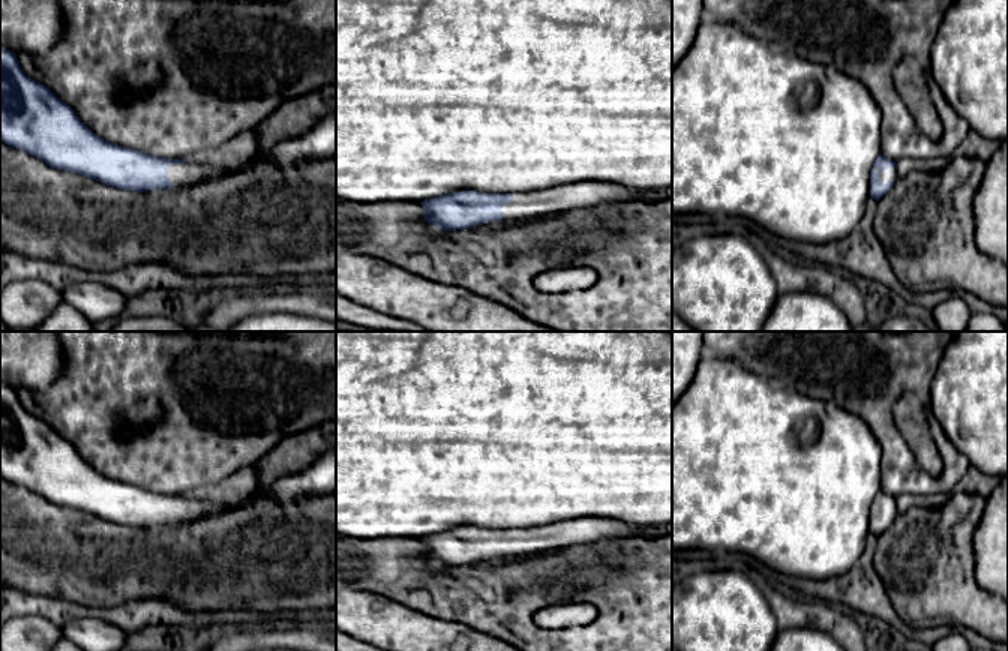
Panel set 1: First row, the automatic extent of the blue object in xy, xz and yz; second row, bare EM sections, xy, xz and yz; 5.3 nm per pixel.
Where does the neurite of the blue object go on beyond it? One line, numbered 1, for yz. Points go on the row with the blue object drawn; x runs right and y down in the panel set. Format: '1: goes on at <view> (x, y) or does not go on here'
1: goes on at yz (891, 173)

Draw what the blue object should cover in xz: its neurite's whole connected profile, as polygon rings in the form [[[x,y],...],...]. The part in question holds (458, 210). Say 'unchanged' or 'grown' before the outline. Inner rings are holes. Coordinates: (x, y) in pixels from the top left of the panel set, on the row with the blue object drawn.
grown; [[[579,182],[564,189],[528,194],[483,194],[462,190],[424,200],[424,220],[444,231],[456,231],[489,222],[522,220],[582,207],[640,200],[662,200],[662,189],[636,189],[612,182]]]

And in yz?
grown; [[[880,154],[870,171],[870,196],[879,201],[897,178],[897,164]]]

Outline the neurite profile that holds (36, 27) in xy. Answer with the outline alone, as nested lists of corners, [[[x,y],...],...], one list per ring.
[[[0,0],[0,46],[42,56],[52,51],[63,34],[57,0]]]

